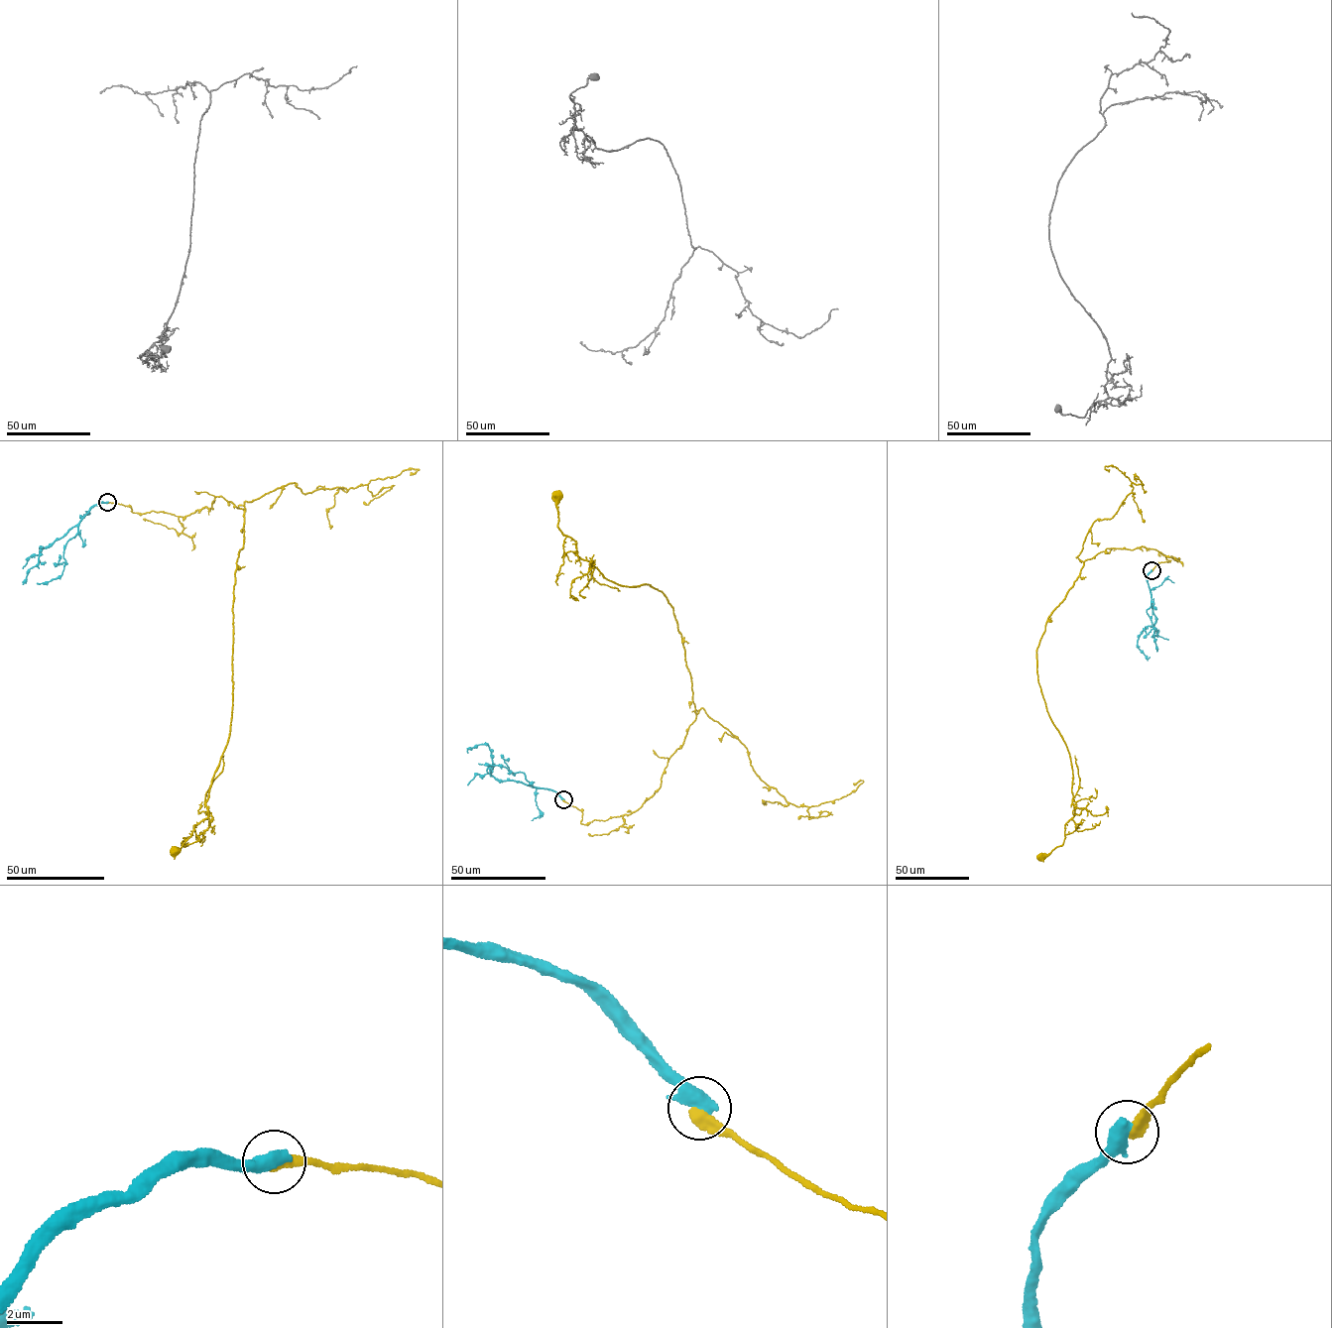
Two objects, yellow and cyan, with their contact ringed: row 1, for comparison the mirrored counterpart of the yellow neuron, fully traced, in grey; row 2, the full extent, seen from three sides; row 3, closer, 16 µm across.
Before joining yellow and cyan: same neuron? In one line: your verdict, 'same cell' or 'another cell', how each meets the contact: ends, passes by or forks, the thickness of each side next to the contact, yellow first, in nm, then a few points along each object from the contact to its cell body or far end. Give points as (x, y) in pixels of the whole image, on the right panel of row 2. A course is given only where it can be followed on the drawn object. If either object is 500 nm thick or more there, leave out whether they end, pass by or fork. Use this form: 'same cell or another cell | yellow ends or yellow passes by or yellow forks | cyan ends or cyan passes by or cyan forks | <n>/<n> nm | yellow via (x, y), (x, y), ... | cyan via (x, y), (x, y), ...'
another cell | 440/600 nm | yellow via (1151, 570), (1165, 554), (1107, 548), (1048, 618), (1036, 672), (1070, 757), (1075, 813), (1063, 843), (1041, 856) | cyan via (1151, 570), (1147, 578), (1155, 621), (1143, 631), (1137, 645), (1148, 659), (1150, 657)

